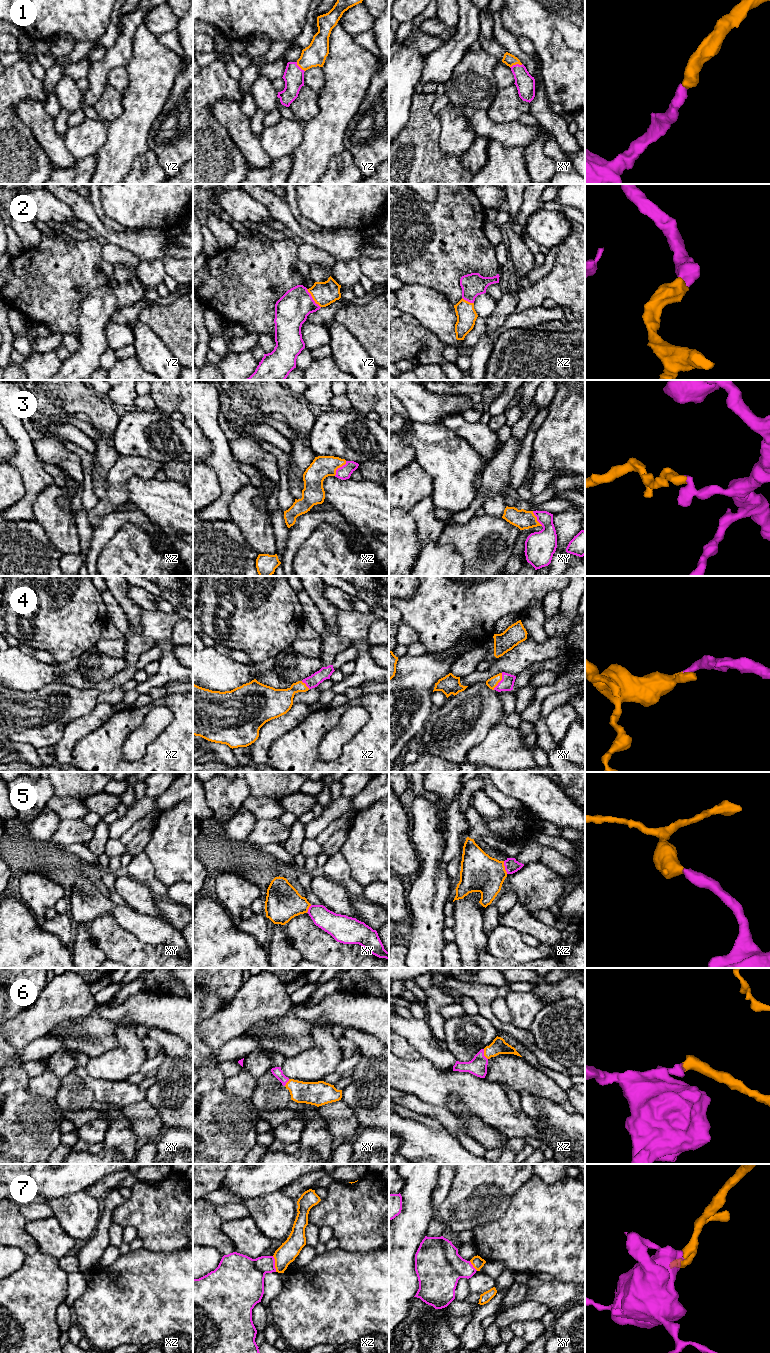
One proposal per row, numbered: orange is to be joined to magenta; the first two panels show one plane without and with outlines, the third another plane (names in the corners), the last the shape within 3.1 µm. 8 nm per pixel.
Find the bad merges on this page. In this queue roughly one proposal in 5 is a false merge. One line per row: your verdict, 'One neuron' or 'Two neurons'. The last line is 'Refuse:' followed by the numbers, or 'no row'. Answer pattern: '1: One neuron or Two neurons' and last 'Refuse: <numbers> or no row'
1: One neuron
2: One neuron
3: One neuron
4: One neuron
5: One neuron
6: One neuron
7: Two neurons
Refuse: 7

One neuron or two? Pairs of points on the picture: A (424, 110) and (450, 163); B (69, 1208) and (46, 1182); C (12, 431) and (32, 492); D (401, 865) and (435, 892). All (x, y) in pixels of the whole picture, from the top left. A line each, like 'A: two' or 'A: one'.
A: one
B: two
C: one
D: two

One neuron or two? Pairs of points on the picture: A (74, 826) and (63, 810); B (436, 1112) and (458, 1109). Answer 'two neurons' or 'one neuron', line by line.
A: two neurons
B: two neurons

